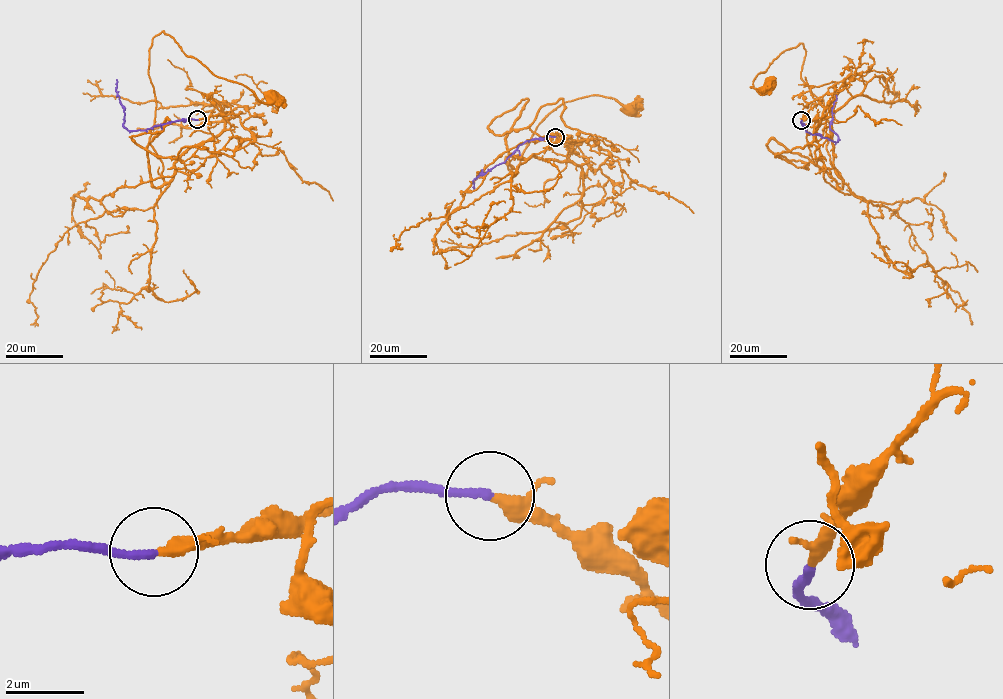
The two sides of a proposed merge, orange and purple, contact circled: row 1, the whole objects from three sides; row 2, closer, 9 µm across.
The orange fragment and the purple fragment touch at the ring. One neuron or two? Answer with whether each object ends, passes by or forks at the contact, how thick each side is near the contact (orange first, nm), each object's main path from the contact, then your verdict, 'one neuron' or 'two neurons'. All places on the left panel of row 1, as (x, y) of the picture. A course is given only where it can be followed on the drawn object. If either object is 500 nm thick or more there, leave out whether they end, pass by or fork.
orange passes by; purple ends; calibres 240 and 200 nm; course orange (197, 119), (230, 127), (191, 146), (165, 182), (149, 141), (149, 50), (162, 31), (218, 77), (272, 96); course purple (197, 119), (130, 131), (123, 126), (123, 106), (116, 90), (116, 79); one neuron

